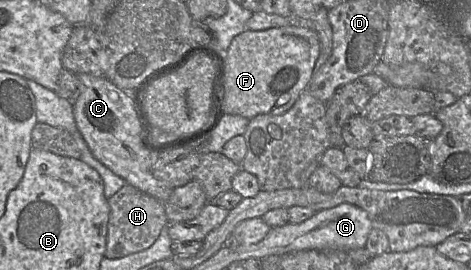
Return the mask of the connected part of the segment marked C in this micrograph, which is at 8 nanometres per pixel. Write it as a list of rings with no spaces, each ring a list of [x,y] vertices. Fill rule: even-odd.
[[[86,73],[77,75],[80,81],[80,94],[73,105],[74,118],[93,156],[127,184],[163,203],[166,202],[173,189],[152,174],[157,154],[148,151],[141,144],[140,123],[129,93],[119,89],[106,77]]]

